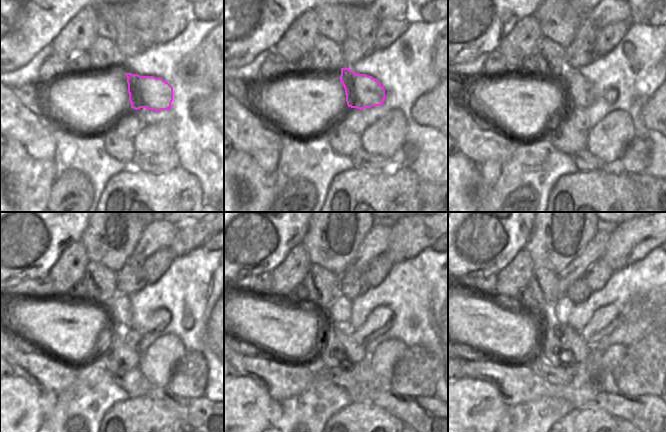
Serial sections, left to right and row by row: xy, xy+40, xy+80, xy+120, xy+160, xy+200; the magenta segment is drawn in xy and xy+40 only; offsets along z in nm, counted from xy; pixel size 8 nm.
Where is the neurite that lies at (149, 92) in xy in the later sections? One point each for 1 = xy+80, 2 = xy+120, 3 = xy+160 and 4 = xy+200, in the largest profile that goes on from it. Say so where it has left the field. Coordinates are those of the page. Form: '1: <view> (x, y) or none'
1: xy+80 (575, 88)
2: xy+120 (119, 311)
3: xy+160 (340, 313)
4: xy+200 (563, 307)

